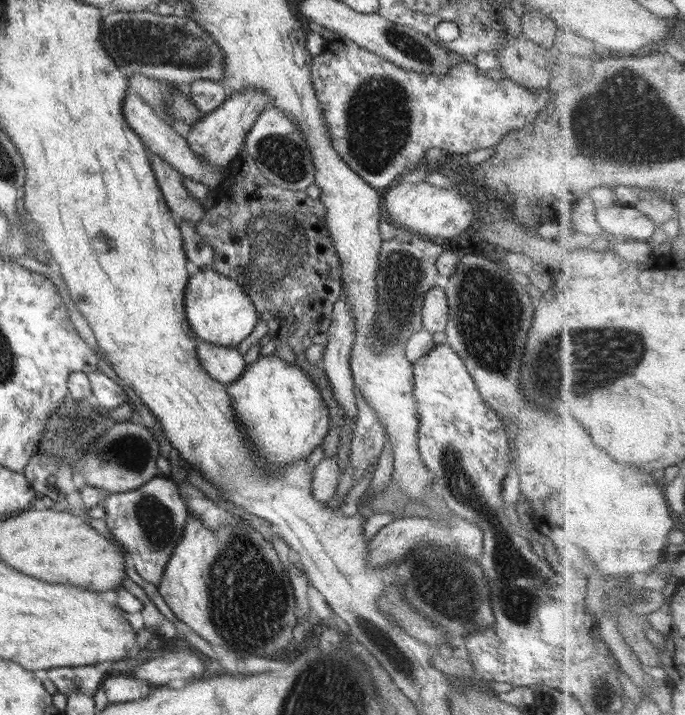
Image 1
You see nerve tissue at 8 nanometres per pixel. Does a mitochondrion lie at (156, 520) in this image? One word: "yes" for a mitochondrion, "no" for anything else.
yes

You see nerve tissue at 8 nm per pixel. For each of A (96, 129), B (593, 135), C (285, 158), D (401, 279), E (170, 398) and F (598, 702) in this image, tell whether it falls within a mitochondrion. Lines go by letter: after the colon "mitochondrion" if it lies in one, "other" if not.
A: other
B: mitochondrion
C: mitochondrion
D: mitochondrion
E: other
F: mitochondrion

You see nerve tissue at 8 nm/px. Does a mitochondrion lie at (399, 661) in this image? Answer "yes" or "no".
yes

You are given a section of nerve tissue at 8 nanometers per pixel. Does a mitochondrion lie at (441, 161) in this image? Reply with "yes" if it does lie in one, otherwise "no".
no

